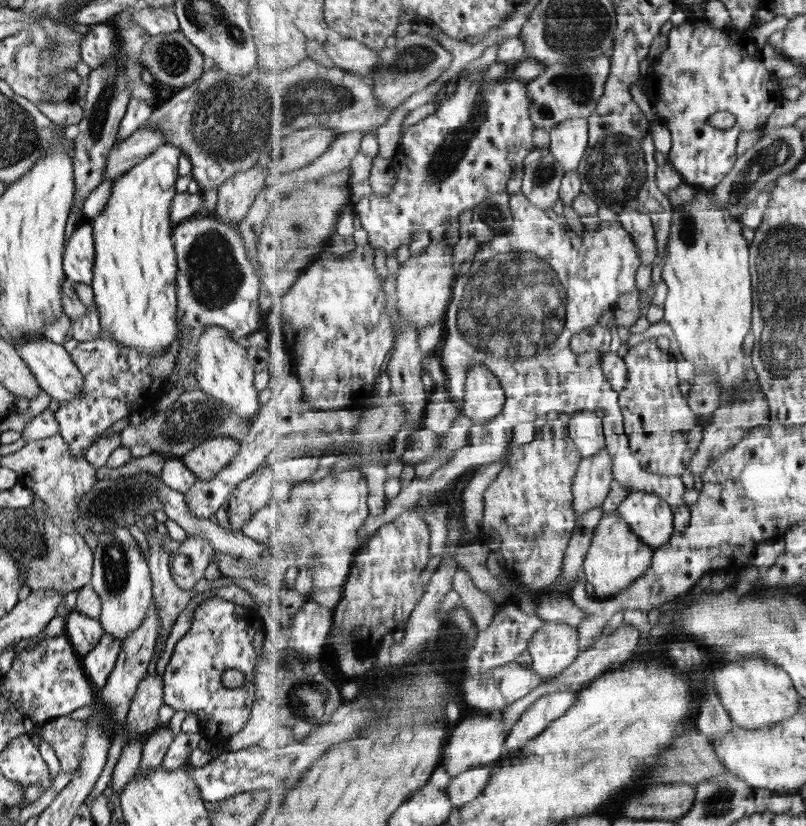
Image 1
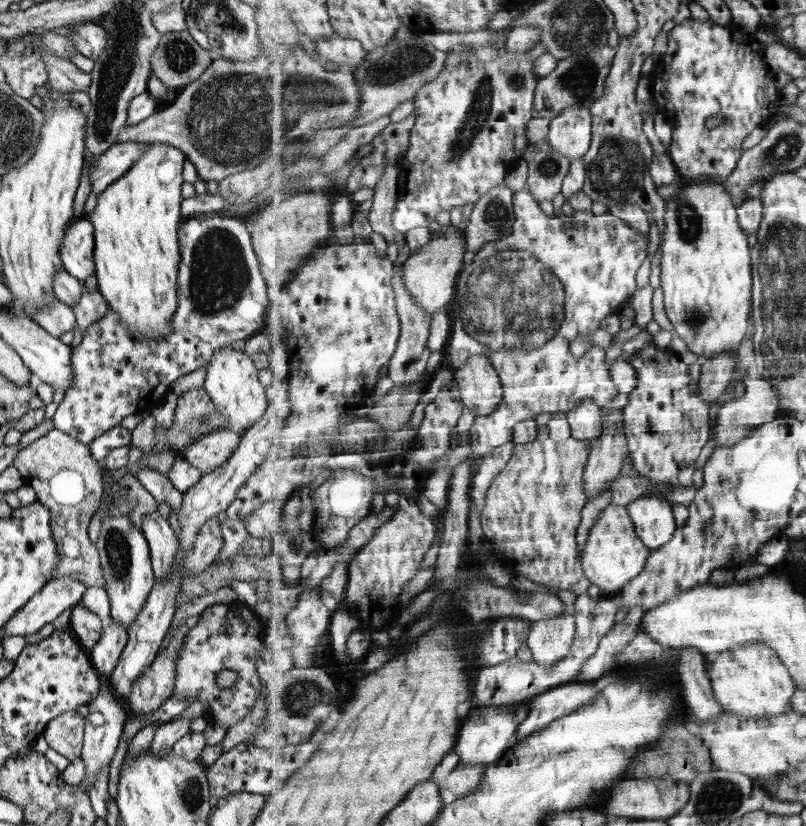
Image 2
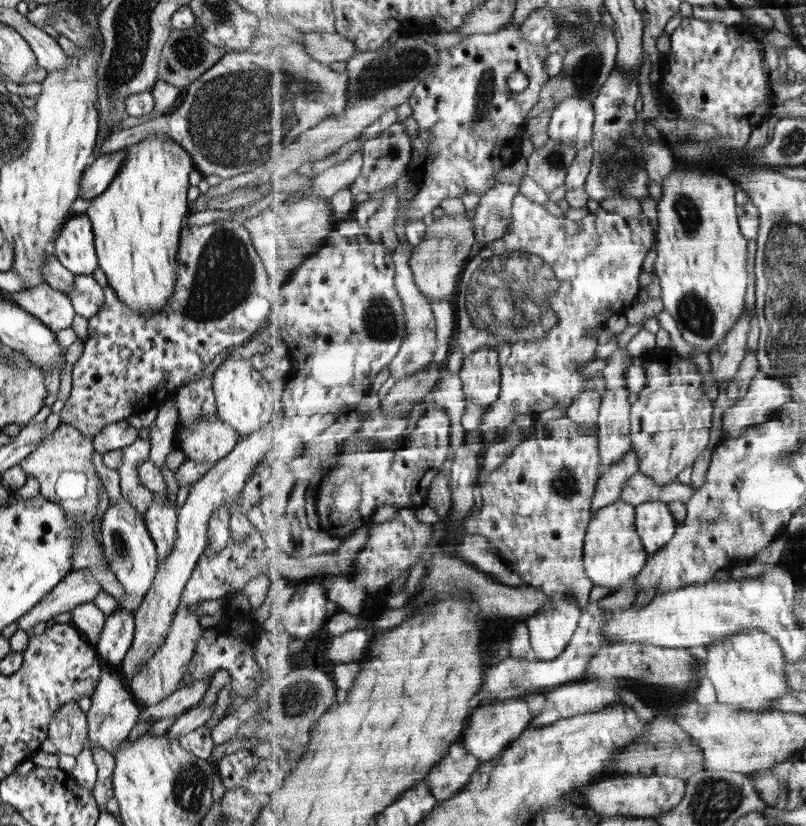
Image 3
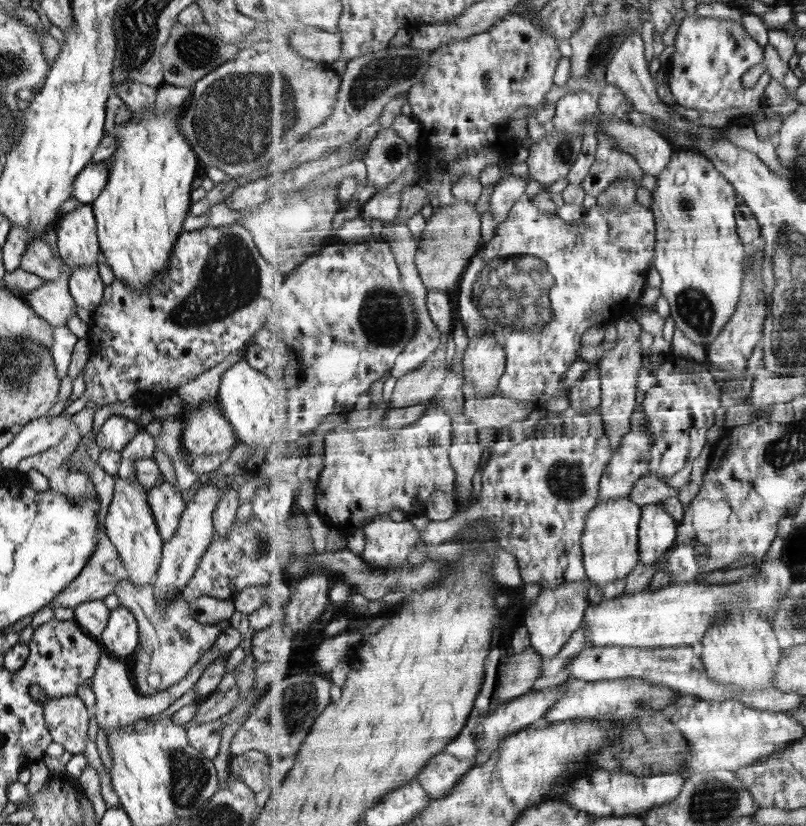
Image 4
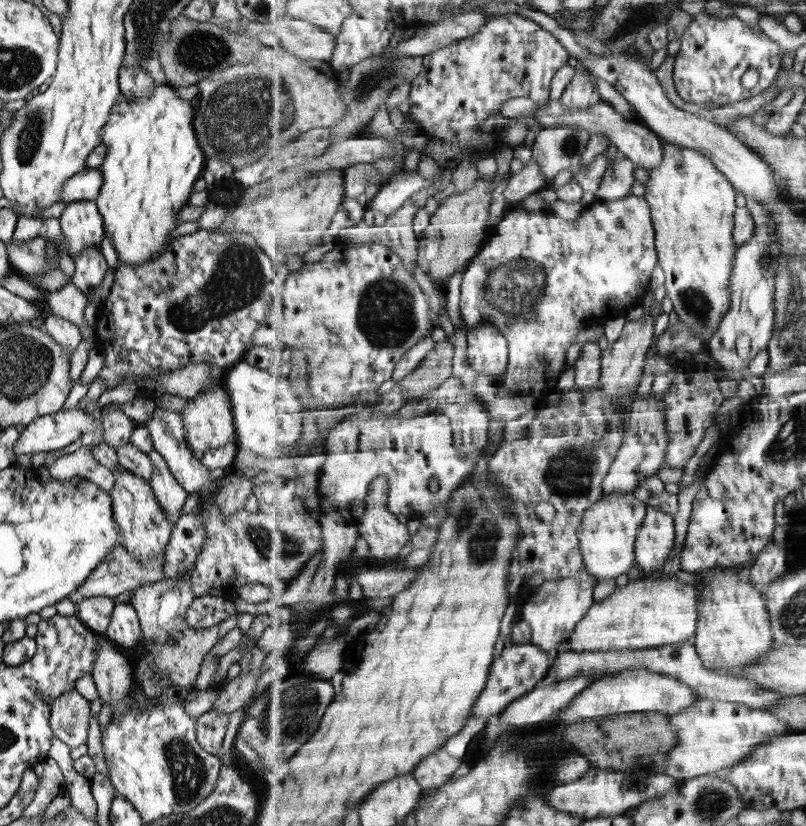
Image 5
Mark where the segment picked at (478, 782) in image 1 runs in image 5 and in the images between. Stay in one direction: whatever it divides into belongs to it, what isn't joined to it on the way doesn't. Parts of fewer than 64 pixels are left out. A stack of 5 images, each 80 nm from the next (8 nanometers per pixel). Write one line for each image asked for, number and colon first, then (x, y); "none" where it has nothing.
2: (465, 779)
3: (447, 779)
4: (443, 772)
5: (437, 769)

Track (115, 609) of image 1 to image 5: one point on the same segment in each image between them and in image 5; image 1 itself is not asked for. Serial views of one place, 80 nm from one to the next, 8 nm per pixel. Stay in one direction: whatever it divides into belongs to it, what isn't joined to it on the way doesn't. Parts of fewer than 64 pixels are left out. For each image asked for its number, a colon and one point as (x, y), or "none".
2: (123, 555)
3: (129, 552)
4: (130, 528)
5: (143, 530)

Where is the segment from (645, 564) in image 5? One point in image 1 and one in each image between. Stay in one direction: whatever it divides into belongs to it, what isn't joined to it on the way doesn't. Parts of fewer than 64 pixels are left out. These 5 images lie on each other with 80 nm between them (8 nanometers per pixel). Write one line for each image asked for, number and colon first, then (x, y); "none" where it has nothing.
1: (648, 514)
2: (654, 519)
3: (656, 524)
4: (658, 531)

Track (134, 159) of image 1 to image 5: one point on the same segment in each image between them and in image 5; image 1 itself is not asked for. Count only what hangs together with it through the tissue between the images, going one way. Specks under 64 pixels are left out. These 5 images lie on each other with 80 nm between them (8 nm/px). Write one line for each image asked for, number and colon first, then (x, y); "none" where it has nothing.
2: (115, 161)
3: (97, 176)
4: (90, 181)
5: (85, 185)

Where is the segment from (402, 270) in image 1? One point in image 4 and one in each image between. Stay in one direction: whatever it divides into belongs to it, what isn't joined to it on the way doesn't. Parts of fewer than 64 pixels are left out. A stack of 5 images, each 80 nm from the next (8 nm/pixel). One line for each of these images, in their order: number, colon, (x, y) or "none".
2: (431, 274)
3: (438, 263)
4: (451, 238)

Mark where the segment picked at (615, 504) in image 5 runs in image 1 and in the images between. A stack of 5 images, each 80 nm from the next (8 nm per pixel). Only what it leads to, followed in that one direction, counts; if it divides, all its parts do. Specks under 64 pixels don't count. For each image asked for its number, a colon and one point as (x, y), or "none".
1: (617, 557)
2: (615, 554)
3: (614, 552)
4: (610, 543)

